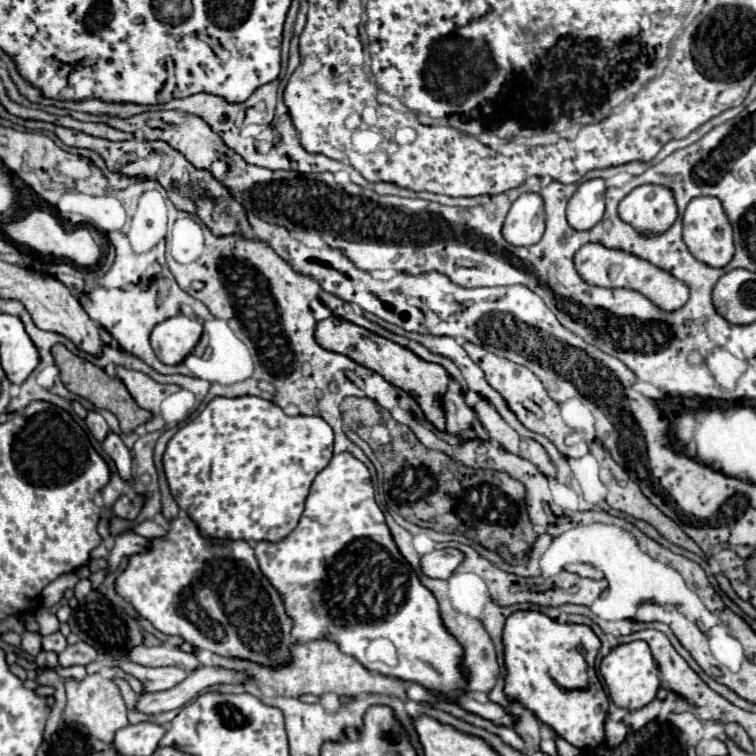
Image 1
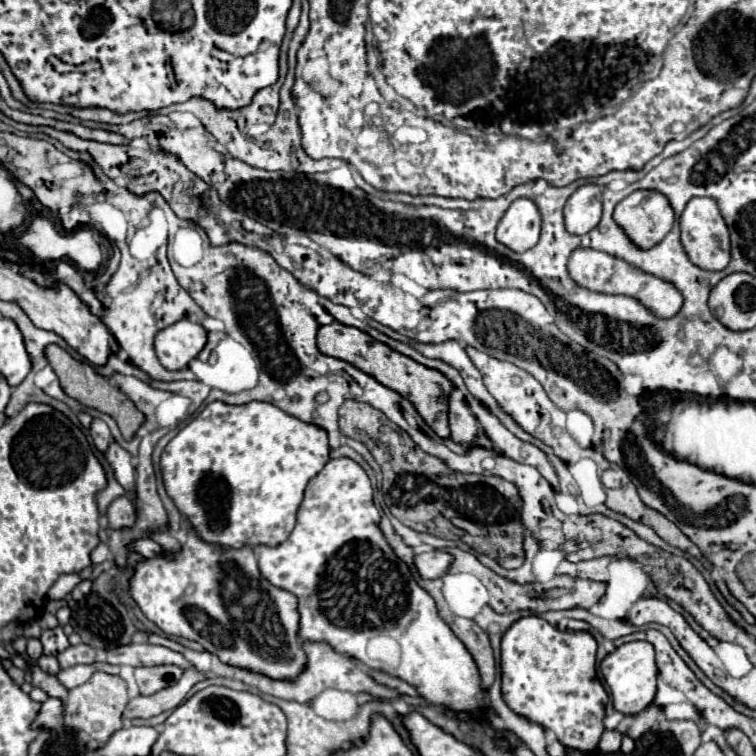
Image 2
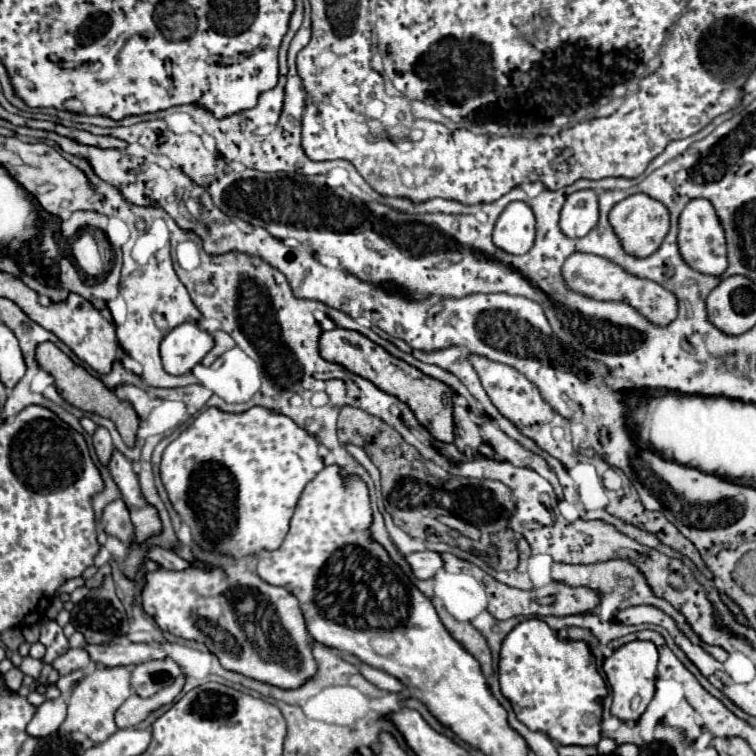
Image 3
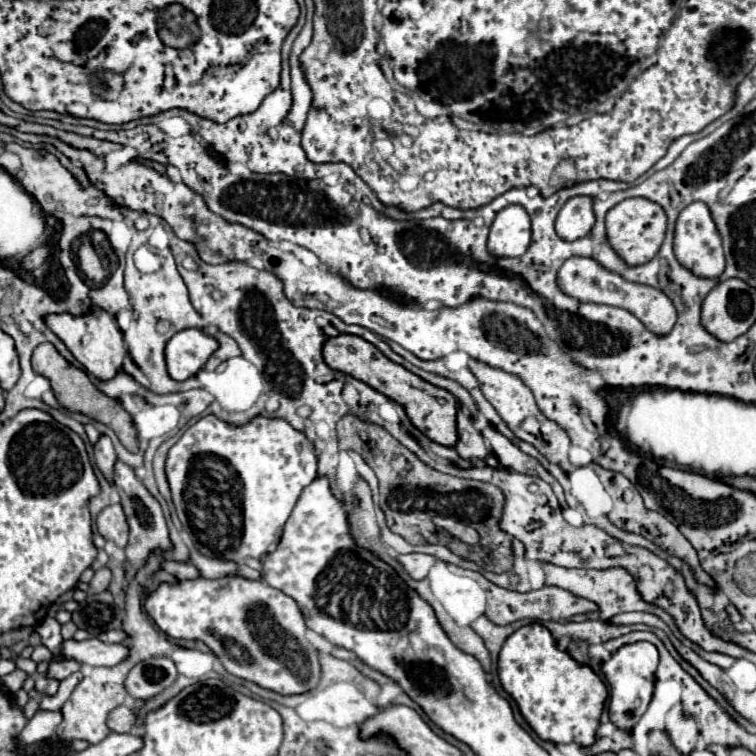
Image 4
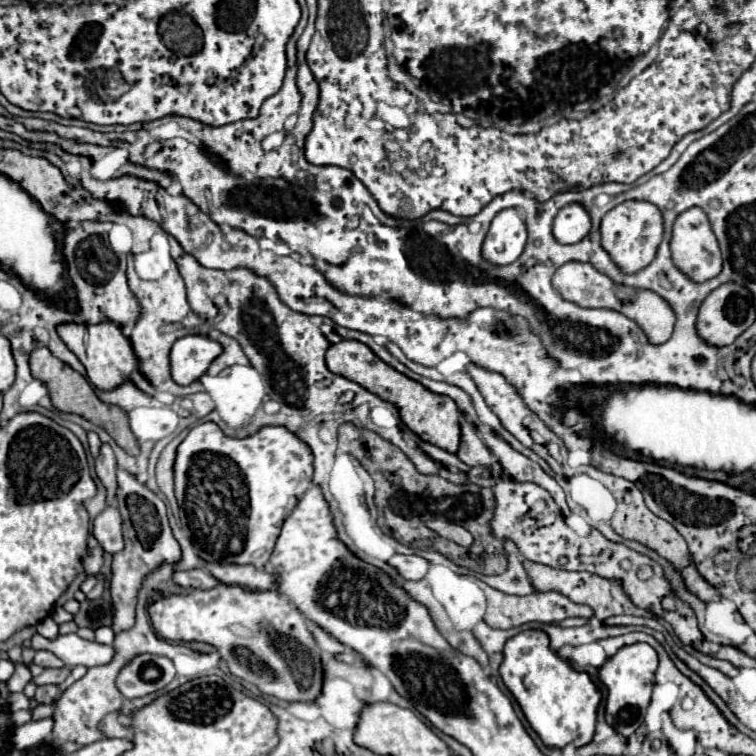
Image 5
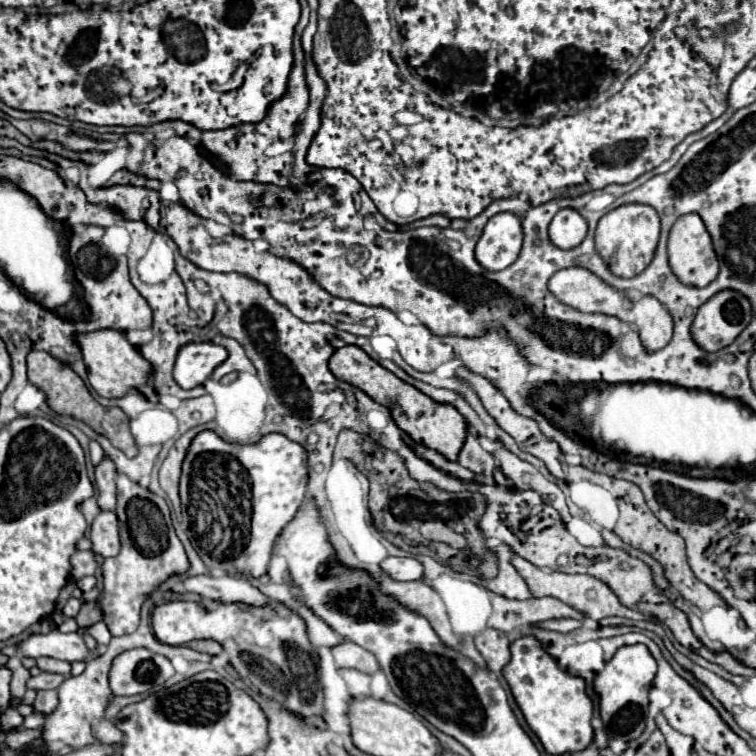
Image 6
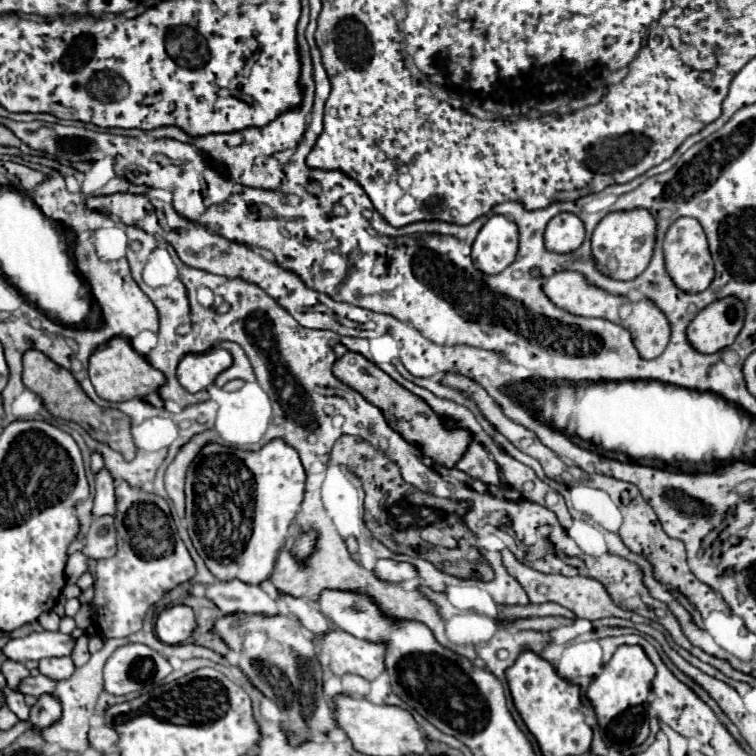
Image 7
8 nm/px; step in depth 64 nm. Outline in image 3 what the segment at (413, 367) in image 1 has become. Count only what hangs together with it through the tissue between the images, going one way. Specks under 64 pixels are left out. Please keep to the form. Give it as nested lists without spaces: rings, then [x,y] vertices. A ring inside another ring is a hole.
[[[346,328],[326,330],[320,334],[318,342],[320,342],[322,358],[342,364],[350,372],[374,382],[380,390],[406,402],[412,408],[412,412],[416,414],[416,418],[420,420],[420,424],[424,428],[428,428],[436,440],[440,440],[440,442],[452,442],[454,440],[454,422],[452,422],[454,390],[450,386],[446,386],[444,382],[440,382],[432,376],[422,374],[418,368],[414,368],[408,362],[388,354],[382,346],[374,344],[372,340],[368,340],[366,336],[362,336],[360,332],[354,332],[354,330],[346,330]]]

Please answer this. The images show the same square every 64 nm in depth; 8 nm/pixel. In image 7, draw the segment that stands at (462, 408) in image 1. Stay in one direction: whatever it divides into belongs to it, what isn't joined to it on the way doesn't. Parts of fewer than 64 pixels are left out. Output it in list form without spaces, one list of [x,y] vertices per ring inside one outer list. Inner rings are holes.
[[[476,440],[470,442],[470,446],[466,448],[464,456],[458,460],[456,468],[460,468],[462,472],[480,478],[484,484],[500,484],[500,470],[498,464],[494,462],[494,458],[490,456],[488,450],[484,450],[484,446]]]

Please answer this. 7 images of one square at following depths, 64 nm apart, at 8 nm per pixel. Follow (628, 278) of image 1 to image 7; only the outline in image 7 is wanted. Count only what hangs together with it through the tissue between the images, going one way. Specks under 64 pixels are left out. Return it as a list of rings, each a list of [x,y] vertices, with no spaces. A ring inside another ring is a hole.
[[[564,270],[564,272],[558,272],[552,278],[548,278],[544,282],[544,292],[556,306],[560,306],[560,308],[564,308],[576,316],[606,318],[610,322],[616,322],[616,324],[628,328],[634,336],[634,344],[636,344],[640,356],[646,360],[660,356],[664,352],[664,348],[668,346],[668,340],[670,340],[668,318],[648,298],[644,298],[640,302],[630,302],[626,296],[616,296],[616,294],[610,294],[602,288],[596,288],[592,282],[588,282],[584,278],[584,274],[580,274],[576,270]]]

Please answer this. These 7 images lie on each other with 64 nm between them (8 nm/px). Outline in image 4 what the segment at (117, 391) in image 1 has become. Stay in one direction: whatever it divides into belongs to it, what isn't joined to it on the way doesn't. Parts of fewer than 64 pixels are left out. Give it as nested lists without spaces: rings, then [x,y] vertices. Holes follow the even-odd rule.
[[[44,342],[40,346],[36,346],[34,354],[32,354],[32,366],[38,374],[42,376],[48,376],[48,380],[52,382],[52,390],[58,398],[58,402],[68,408],[70,412],[82,412],[98,422],[104,422],[108,424],[120,438],[120,442],[130,450],[130,452],[136,452],[138,450],[138,442],[136,442],[136,428],[134,428],[134,422],[132,422],[132,416],[124,410],[124,406],[114,400],[114,398],[108,398],[104,392],[100,392],[92,380],[88,378],[88,374],[76,366],[72,366],[64,356],[60,356],[60,352],[54,348],[54,344],[50,342]]]

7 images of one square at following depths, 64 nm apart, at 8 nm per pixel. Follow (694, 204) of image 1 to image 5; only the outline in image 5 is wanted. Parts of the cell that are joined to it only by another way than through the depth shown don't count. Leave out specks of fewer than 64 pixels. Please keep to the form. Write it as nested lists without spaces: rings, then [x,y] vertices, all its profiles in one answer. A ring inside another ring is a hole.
[[[698,206],[684,210],[676,218],[674,230],[672,230],[672,240],[670,240],[670,250],[672,250],[674,264],[694,282],[706,282],[706,280],[710,280],[722,272],[722,256],[720,256],[718,240],[710,228],[706,212]]]

